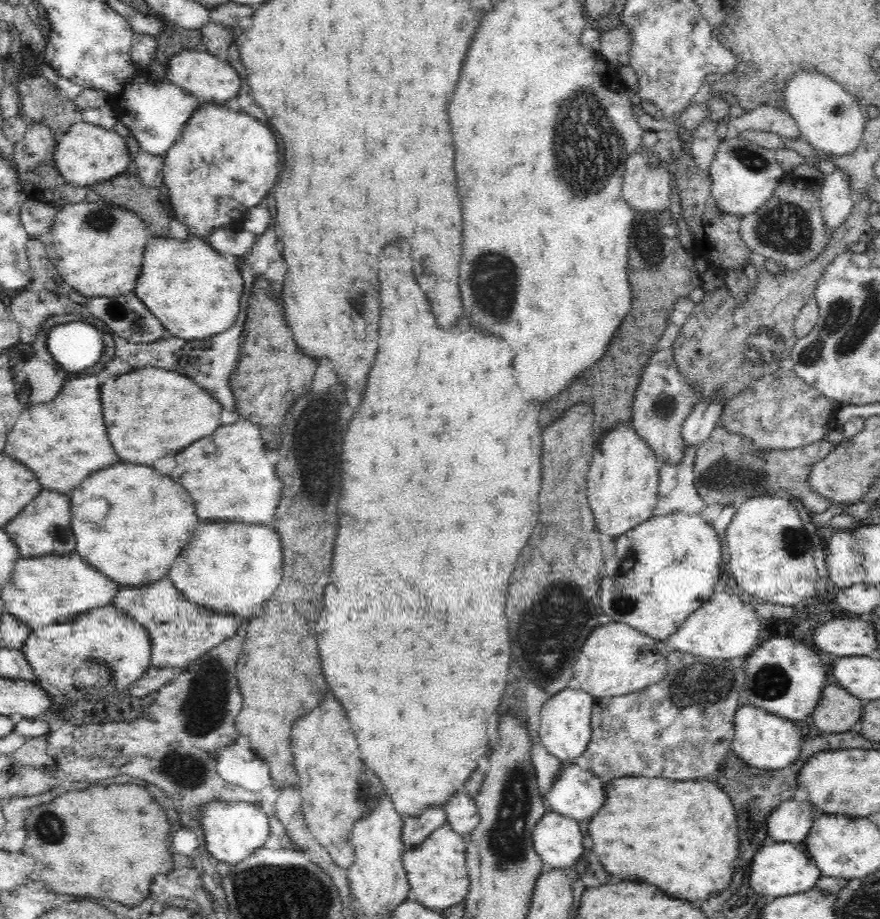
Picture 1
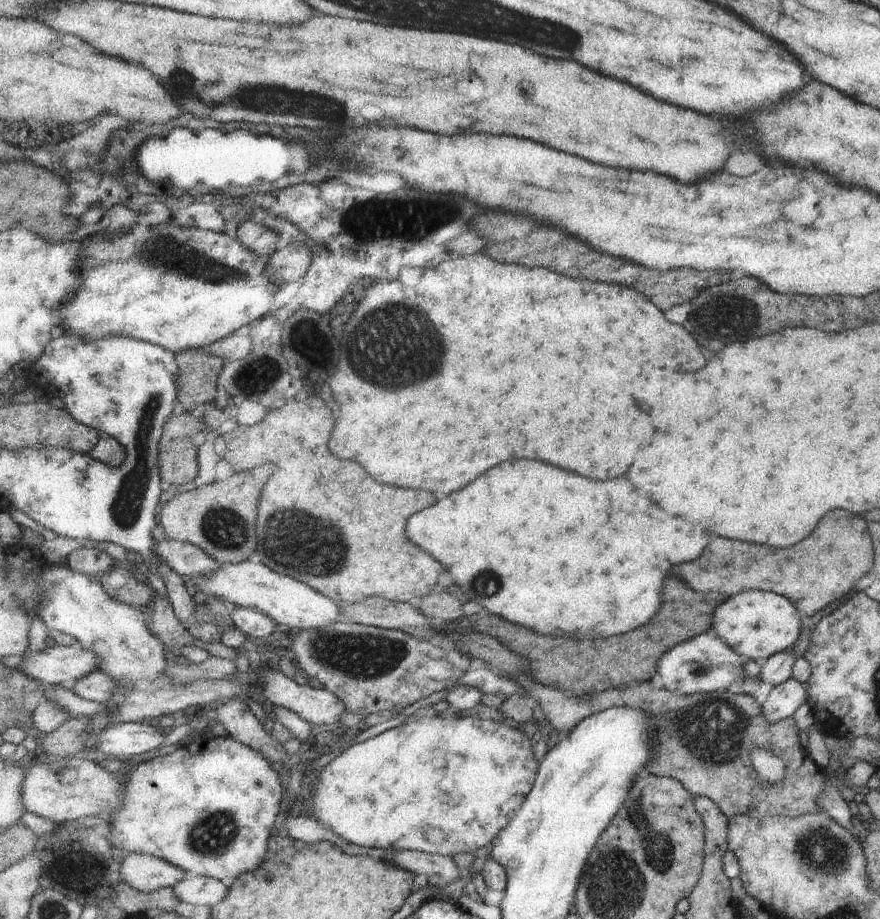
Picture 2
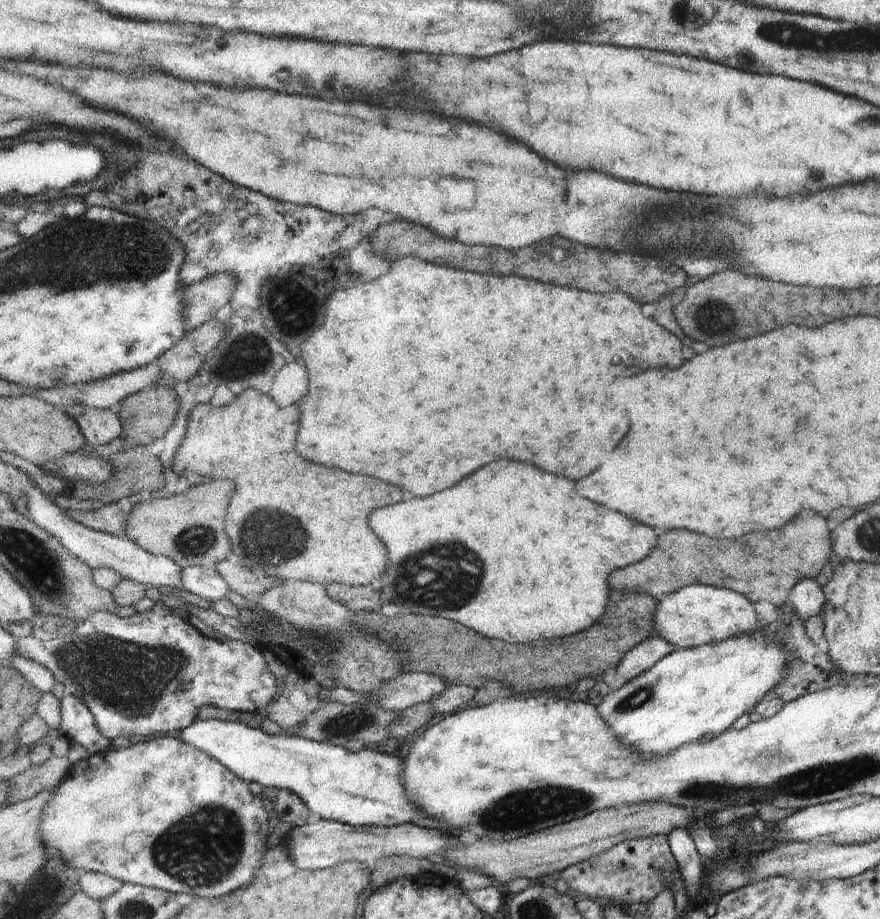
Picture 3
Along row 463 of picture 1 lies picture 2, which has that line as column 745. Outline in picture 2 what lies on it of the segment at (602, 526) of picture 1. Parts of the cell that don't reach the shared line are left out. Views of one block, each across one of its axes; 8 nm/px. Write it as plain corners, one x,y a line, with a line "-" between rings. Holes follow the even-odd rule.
752,589
729,597
715,608
709,633
714,633
736,653
753,661
789,649
799,636
802,622
805,622
804,617
787,598

